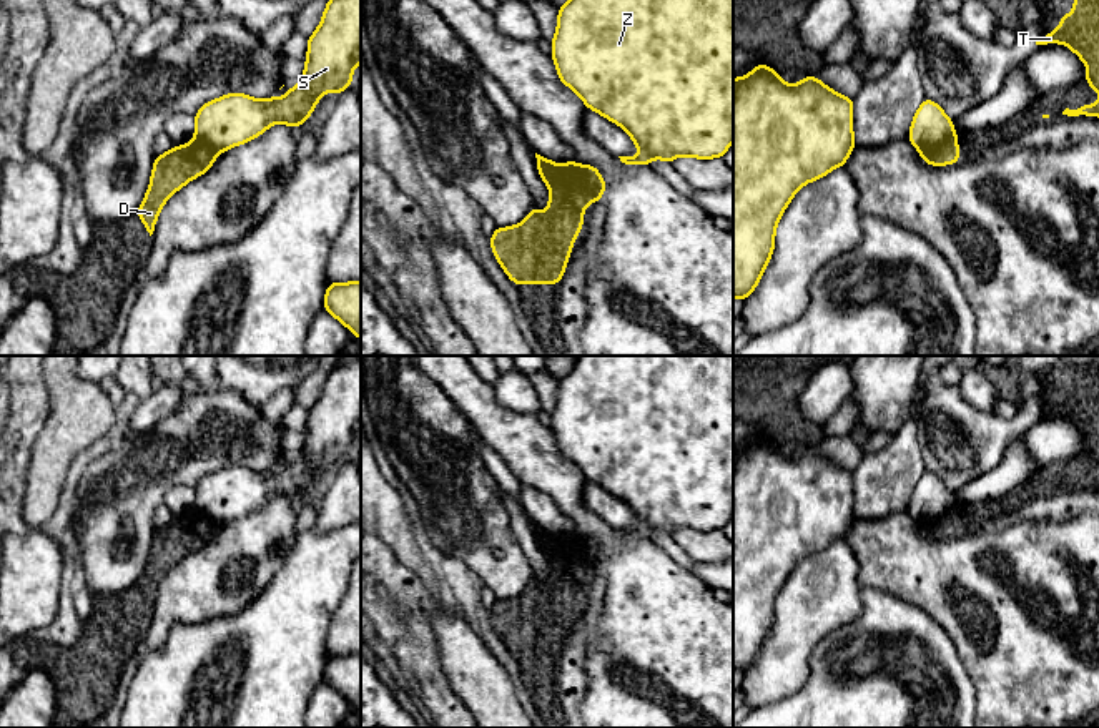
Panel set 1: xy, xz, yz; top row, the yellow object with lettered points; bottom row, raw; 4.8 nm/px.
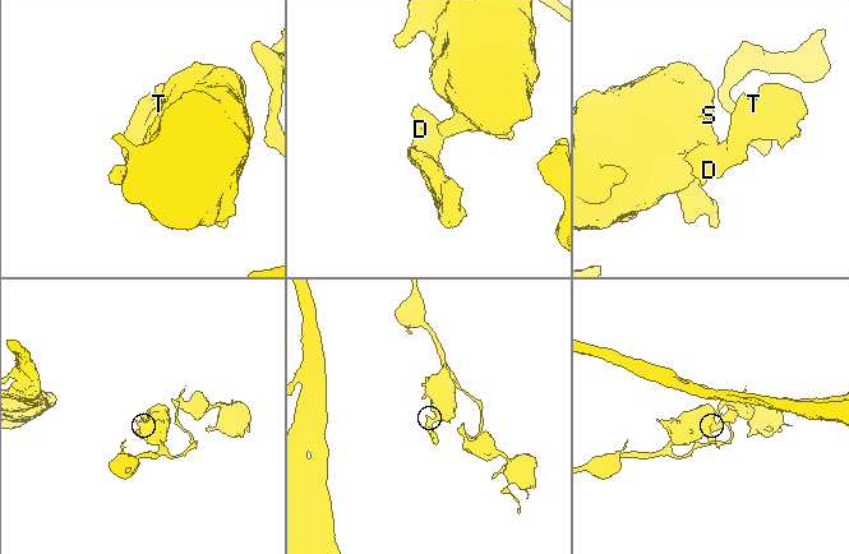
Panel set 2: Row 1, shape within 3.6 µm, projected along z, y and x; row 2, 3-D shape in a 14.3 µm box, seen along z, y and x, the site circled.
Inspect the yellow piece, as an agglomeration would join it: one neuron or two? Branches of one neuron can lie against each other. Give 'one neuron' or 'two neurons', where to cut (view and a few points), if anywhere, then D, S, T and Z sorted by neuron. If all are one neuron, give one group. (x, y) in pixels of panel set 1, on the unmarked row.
two neurons; cut in xz along (577, 537), (591, 574); D T / S Z

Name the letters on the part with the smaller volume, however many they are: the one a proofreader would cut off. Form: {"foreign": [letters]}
{"foreign": ["D", "T"]}

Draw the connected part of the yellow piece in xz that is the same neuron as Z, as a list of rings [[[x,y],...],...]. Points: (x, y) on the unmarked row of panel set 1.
[[[579,356],[575,361],[575,367],[562,379],[559,379],[557,387],[557,406],[550,412],[552,416],[552,432],[555,435],[557,447],[560,454],[572,460],[584,474],[589,482],[605,489],[612,495],[622,499],[628,509],[632,510],[633,517],[640,520],[638,529],[618,529],[625,537],[638,537],[638,539],[650,539],[650,532],[663,532],[672,537],[677,529],[690,529],[698,532],[712,532],[712,530],[723,530],[728,524],[730,515],[733,514],[733,356]]]

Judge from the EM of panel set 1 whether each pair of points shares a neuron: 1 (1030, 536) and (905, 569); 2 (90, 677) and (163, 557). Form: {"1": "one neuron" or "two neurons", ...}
{"1": "one neuron", "2": "one neuron"}

